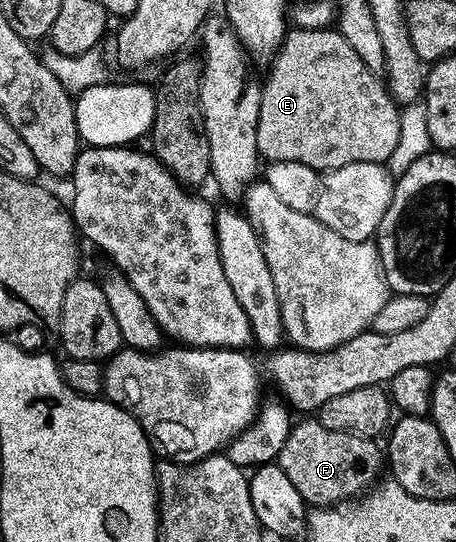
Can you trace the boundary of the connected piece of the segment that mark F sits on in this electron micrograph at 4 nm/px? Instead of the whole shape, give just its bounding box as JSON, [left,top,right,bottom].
[276,418,383,508]

